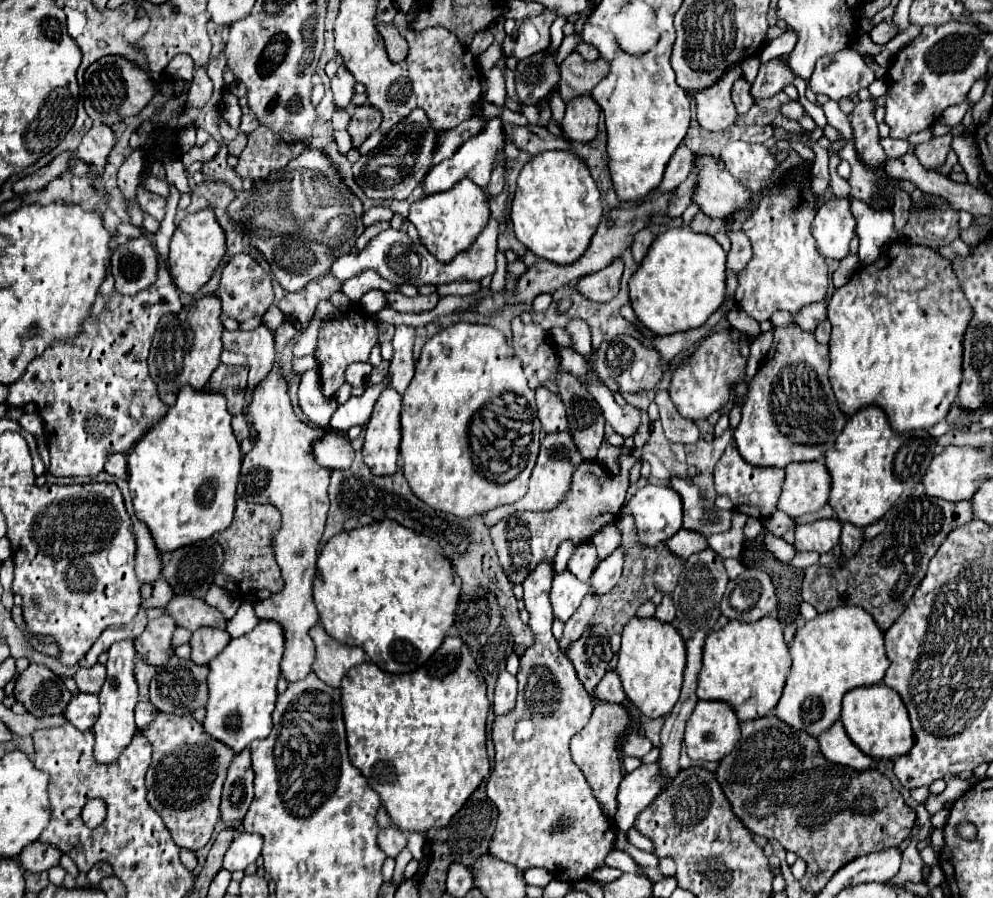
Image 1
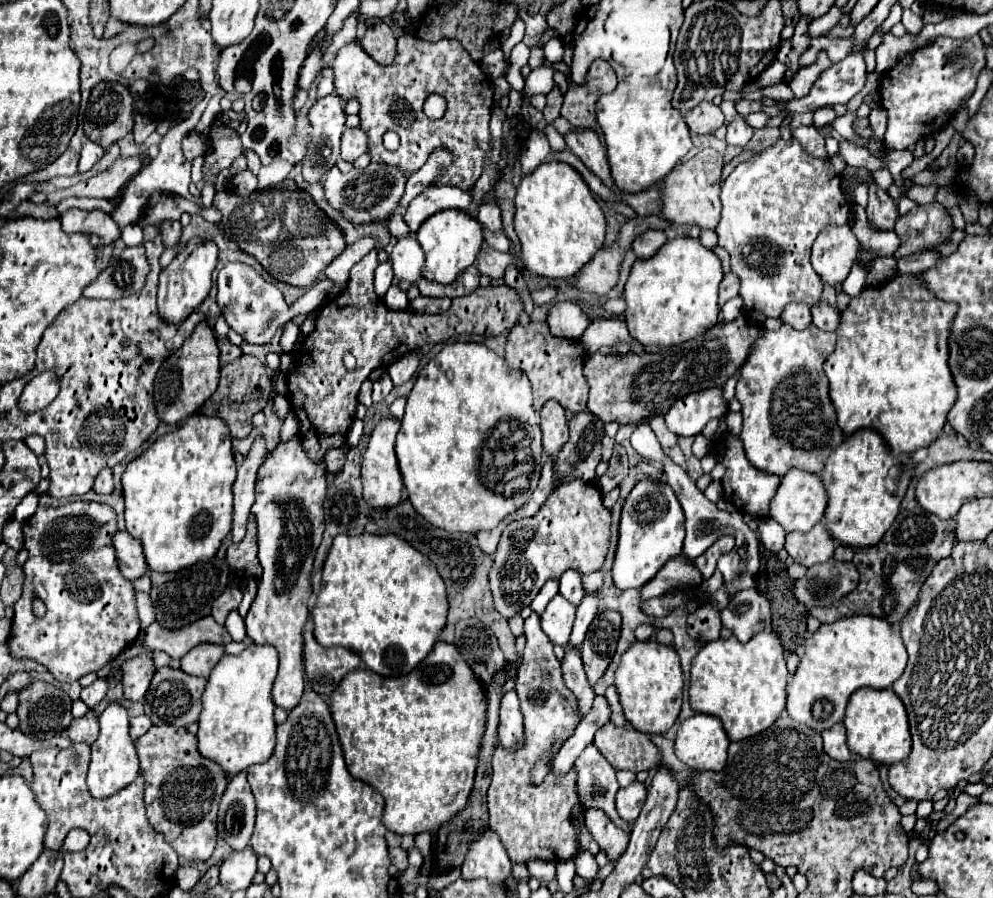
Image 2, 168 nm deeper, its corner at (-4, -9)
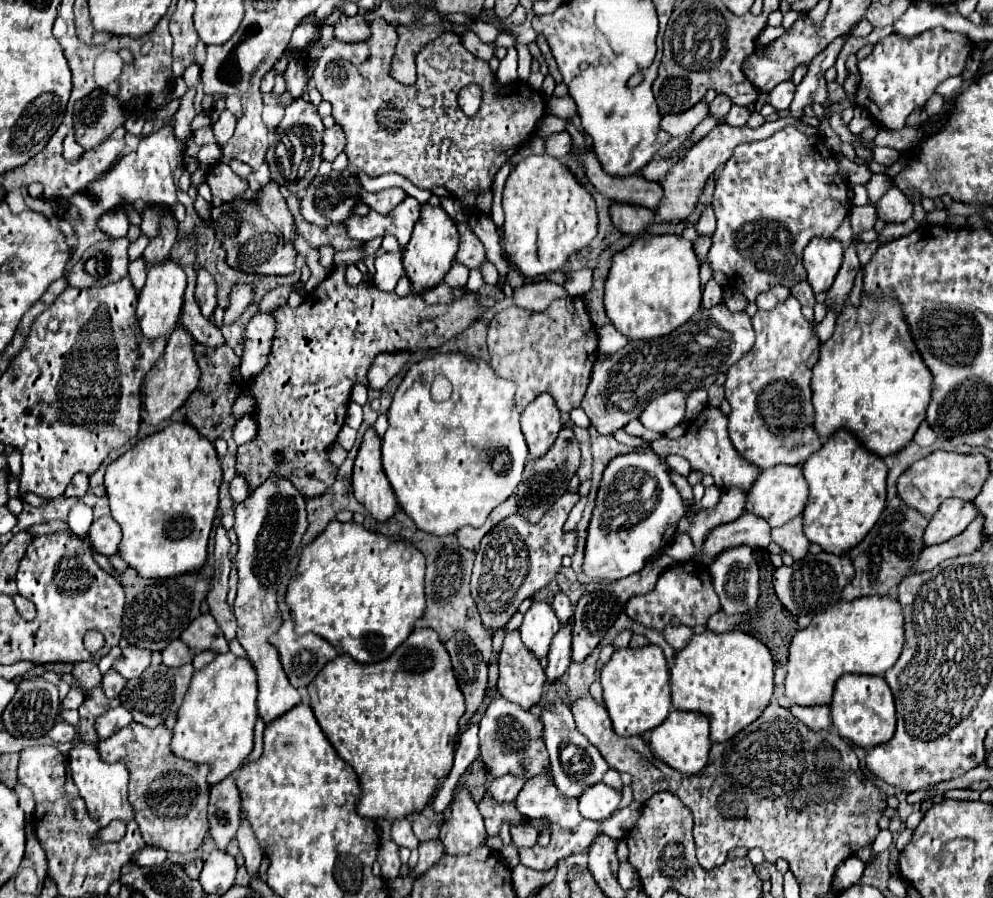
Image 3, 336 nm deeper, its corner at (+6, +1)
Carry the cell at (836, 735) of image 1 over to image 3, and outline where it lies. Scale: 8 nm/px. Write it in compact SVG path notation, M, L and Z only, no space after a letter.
M790 706L792 714L802 720L810 730L816 730L816 732L822 732L822 730L828 730L832 726L830 722L830 708L828 706L810 706L810 708L804 708L804 706Z

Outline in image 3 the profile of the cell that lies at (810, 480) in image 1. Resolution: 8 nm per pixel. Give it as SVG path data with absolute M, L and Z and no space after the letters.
M780 464L780 466L772 466L772 468L764 470L758 476L758 480L754 482L754 486L748 492L746 512L762 516L764 520L770 522L770 526L782 526L786 522L790 522L792 518L800 516L804 512L806 502L808 502L808 482L804 480L802 468Z

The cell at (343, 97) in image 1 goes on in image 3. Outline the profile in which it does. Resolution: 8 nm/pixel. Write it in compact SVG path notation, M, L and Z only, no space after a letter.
M296 98L286 106L286 114L282 122L278 124L278 142L272 148L274 152L266 156L266 162L270 164L270 178L278 184L286 182L312 182L312 178L318 174L318 166L322 162L322 134L324 134L324 124L322 116L318 114L318 108L306 100L306 98Z

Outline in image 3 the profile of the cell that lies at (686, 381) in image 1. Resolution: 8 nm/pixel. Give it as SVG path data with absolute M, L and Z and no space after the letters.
M682 390L666 392L666 394L654 398L646 406L646 410L640 416L640 422L648 430L666 434L674 426L682 424L684 416L686 416L686 400L688 400L688 394Z

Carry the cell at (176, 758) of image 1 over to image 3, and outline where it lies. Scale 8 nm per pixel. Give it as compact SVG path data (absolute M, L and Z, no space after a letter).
M132 722L130 726L126 726L126 730L118 730L110 738L98 742L98 750L104 760L126 762L130 770L128 800L134 808L134 816L146 844L160 846L172 852L192 852L202 844L204 836L208 834L208 818L206 818L208 790L210 790L210 784L206 780L208 766L192 764L178 758L170 750L170 740L172 740L172 730L164 724L148 728L144 724Z

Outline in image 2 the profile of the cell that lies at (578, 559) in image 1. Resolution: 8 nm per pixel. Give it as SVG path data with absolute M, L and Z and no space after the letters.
M576 570L564 572L562 578L560 578L560 594L562 594L568 602L572 602L574 606L578 606L580 600L584 598L584 594L586 594L584 588L582 588L580 578L582 578L582 574L576 572Z

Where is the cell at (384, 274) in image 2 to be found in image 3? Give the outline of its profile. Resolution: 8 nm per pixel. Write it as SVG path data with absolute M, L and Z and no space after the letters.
M354 264L348 266L348 270L346 270L346 282L352 284L352 286L356 286L356 284L360 284L360 282L368 282L370 278L372 278L372 276L370 276L368 272L360 272Z

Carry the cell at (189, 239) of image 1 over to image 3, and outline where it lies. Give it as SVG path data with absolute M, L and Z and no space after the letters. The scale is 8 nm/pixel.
M166 258L162 262L156 262L148 268L148 280L138 296L138 308L136 316L140 320L140 328L148 338L158 338L158 336L168 336L182 312L184 304L184 290L186 290L186 274L178 262L172 258Z

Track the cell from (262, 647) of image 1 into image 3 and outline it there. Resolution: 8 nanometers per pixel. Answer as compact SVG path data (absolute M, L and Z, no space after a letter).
M232 652L218 654L206 668L194 672L186 698L178 710L178 720L172 736L172 752L196 764L208 764L208 782L216 784L236 772L254 748L254 724L258 718L258 672L250 658L238 658Z

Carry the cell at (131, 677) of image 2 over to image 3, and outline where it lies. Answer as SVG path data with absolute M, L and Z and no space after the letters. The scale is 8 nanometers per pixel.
M108 670L102 678L102 688L108 698L120 696L120 690L124 690L124 686L126 686L126 678L122 678L116 670Z

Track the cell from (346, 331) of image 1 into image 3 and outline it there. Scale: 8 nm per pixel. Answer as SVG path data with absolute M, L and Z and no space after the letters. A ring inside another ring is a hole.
M340 264L332 270L332 274L314 290L314 302L306 300L296 310L282 306L274 314L278 326L274 334L274 346L268 356L268 366L264 368L264 374L260 374L260 378L250 382L252 394L258 404L256 410L258 436L252 442L242 444L238 448L238 462L236 462L238 472L246 474L250 488L260 486L260 482L264 482L264 478L268 478L270 472L276 472L284 478L290 478L292 484L306 498L322 494L334 482L336 476L336 468L330 466L330 462L326 460L326 450L336 440L340 428L344 426L352 386L356 382L366 384L366 372L372 360L384 352L418 350L418 340L420 340L420 350L438 348L446 340L458 336L474 322L478 322L482 314L486 314L486 310L480 304L480 296L470 290L464 290L464 294L450 304L430 306L418 294L408 294L400 298L396 292L386 294L376 288L364 288L364 286L354 288L346 284L344 270L346 264ZM272 454L282 454L286 466L278 468L274 464Z

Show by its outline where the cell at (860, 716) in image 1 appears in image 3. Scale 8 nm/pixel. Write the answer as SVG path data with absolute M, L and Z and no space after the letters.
M846 674L836 682L834 698L830 702L832 724L838 734L866 750L888 742L896 730L896 708L890 686L882 676Z

